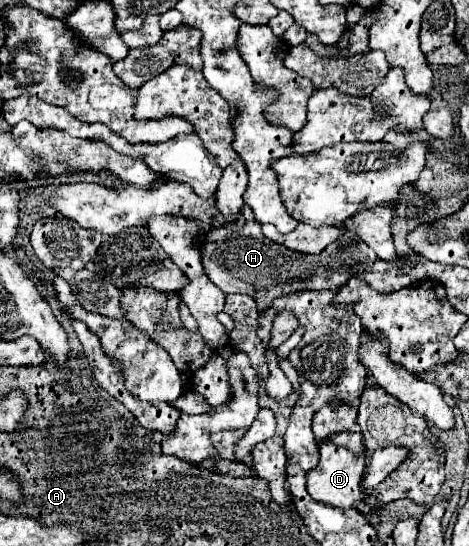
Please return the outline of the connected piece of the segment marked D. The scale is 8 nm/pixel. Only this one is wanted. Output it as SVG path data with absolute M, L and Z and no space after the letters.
M322 444L318 464L306 474L308 494L322 504L330 504L344 510L354 508L364 498L360 490L362 468L364 468L364 460L360 460L358 456L352 456L352 452L344 452L344 448L332 448L332 444Z

